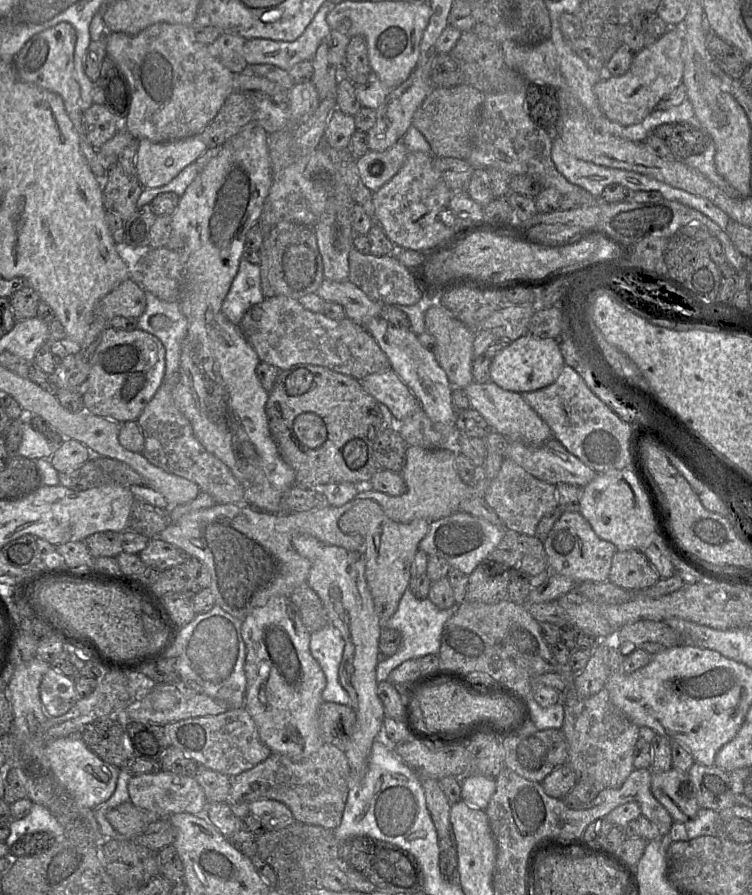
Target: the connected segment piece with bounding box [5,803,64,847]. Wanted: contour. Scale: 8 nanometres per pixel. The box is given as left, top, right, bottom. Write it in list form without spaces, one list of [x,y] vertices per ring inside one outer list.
[[[33,803],[29,814],[21,819],[12,820],[10,834],[5,844],[11,847],[19,838],[32,832],[48,832],[56,837],[64,836],[64,829],[52,813],[43,805]]]

